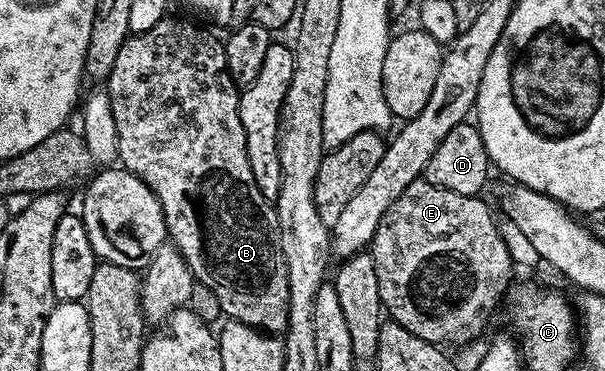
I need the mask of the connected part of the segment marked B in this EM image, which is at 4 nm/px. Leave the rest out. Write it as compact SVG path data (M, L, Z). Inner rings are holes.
M165 16L158 24L154 24L154 28L150 28L150 32L134 34L127 38L118 51L118 60L114 60L114 68L110 76L106 79L110 108L114 112L114 125L118 128L119 165L131 174L137 174L158 196L171 245L176 246L178 252L182 252L193 279L201 282L206 288L210 288L214 296L218 296L221 315L227 316L233 322L242 322L247 326L252 326L269 336L283 335L288 328L290 284L280 243L280 225L275 205L268 202L262 196L262 192L258 192L258 184L254 184L254 172L250 172L250 156L246 152L246 132L242 128L240 119L241 91L228 71L224 42L216 39L210 31L203 30L192 22L183 22L180 18L172 17Z

